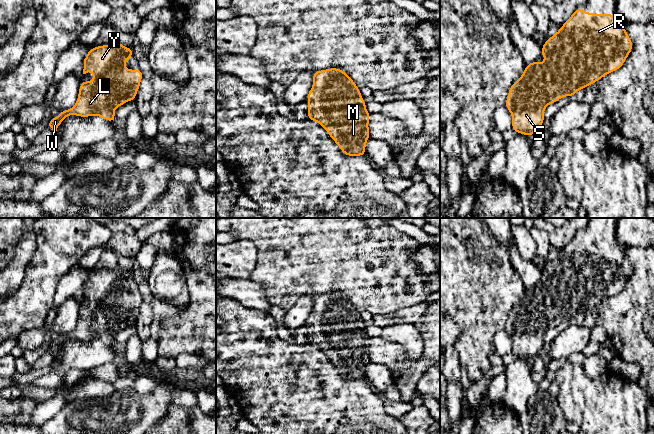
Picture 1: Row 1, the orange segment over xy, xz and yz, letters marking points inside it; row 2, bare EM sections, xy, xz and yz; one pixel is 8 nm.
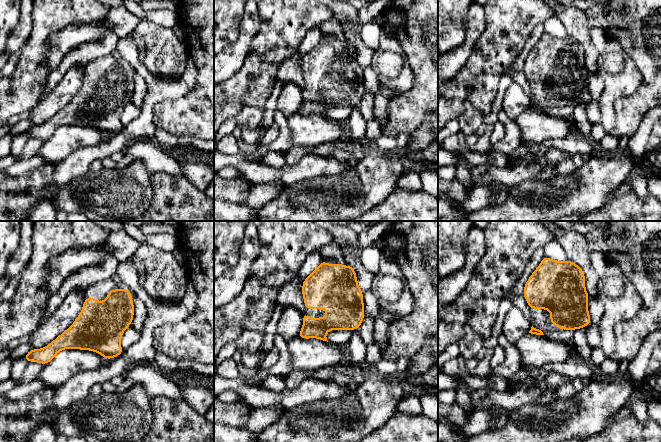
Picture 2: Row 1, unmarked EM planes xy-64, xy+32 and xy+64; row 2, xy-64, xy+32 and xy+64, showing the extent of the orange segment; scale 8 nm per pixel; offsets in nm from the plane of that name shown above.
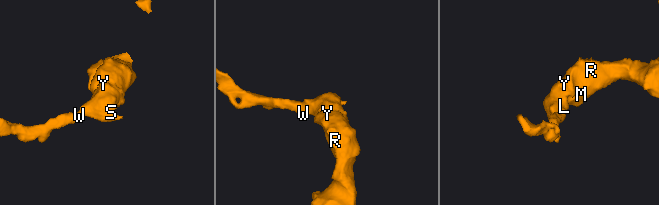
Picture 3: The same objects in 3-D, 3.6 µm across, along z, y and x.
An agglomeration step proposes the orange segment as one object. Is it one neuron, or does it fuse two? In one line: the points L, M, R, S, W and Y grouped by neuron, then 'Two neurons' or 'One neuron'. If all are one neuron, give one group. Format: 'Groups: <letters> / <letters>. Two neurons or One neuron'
Groups: L M R S W Y. One neuron

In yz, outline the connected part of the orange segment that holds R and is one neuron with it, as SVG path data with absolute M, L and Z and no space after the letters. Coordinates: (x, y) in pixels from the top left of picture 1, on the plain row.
M576 232L559 255L541 271L544 288L537 284L527 288L521 301L510 311L505 331L512 338L512 353L532 360L543 348L543 337L550 327L563 320L571 322L578 314L618 294L632 273L632 265L615 238L593 238Z

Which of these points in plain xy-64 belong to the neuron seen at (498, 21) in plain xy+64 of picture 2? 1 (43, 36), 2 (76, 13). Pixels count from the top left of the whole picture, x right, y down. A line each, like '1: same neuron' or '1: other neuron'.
1: same neuron
2: same neuron

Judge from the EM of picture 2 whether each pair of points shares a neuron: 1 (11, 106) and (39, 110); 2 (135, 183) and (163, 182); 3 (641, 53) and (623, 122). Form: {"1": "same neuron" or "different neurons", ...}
{"1": "different neurons", "2": "different neurons", "3": "same neuron"}

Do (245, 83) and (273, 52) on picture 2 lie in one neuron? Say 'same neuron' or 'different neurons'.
same neuron

